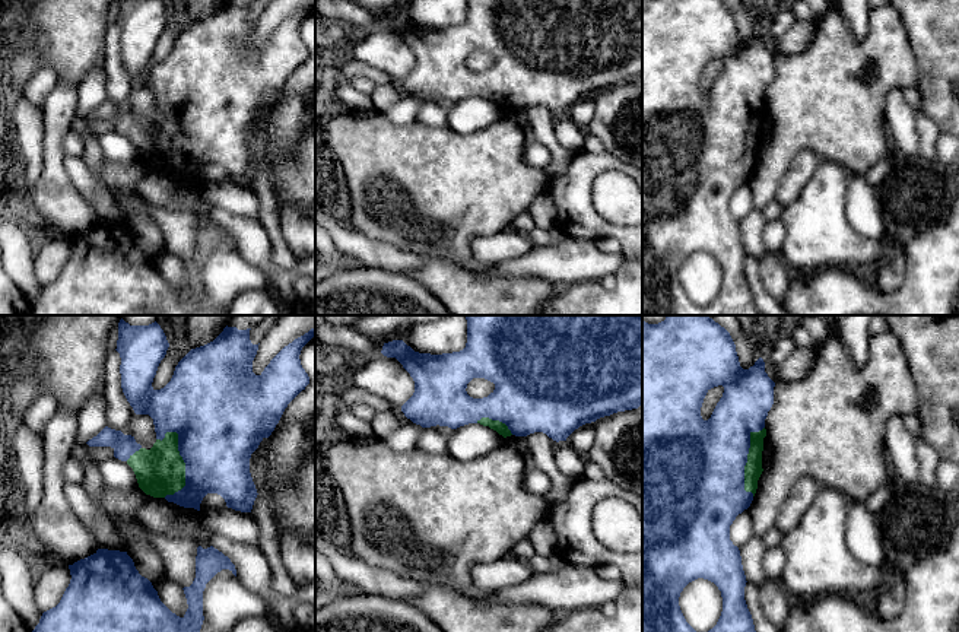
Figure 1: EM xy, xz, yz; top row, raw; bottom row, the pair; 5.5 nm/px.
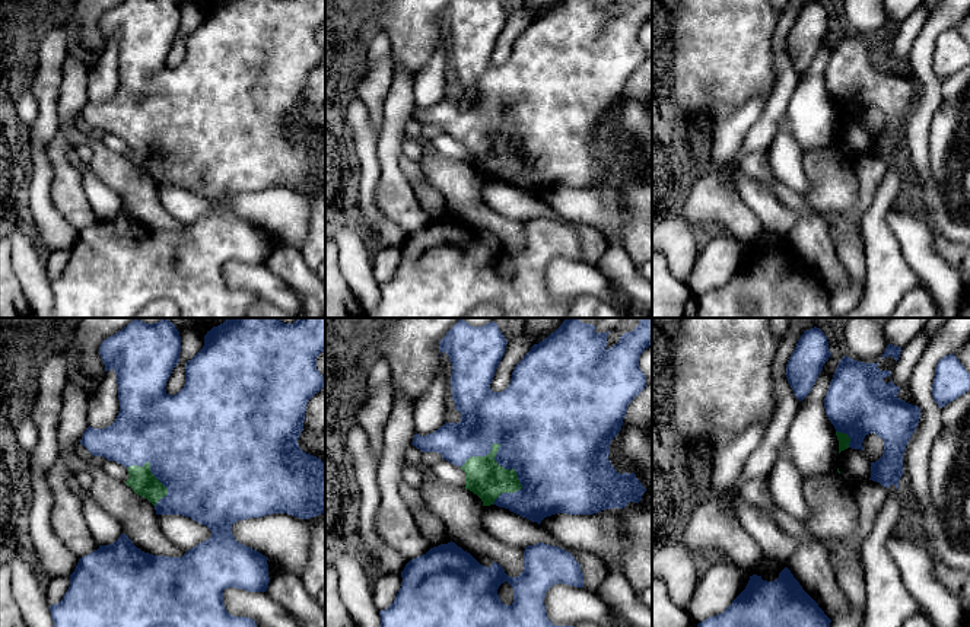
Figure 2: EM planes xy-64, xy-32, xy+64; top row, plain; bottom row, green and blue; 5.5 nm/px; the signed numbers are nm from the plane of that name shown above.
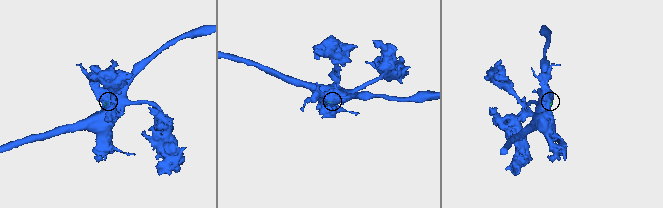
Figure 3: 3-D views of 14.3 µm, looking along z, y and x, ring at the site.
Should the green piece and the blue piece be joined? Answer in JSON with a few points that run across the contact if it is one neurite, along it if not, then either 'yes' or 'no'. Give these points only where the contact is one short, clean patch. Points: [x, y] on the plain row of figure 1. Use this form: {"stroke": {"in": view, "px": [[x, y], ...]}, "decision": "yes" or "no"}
{"decision": "yes"}

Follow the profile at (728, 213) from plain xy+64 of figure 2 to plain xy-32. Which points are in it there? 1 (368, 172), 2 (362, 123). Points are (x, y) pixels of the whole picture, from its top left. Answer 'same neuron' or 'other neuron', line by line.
1: other neuron
2: other neuron

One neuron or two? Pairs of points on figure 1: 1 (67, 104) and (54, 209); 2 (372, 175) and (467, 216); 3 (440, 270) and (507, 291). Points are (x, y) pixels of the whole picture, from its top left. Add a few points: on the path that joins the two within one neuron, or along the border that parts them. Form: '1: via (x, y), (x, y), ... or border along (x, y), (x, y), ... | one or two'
1: via (54, 130), (54, 183) | one
2: via (396, 175), (412, 187), (441, 190), (444, 193) | one
3: via (456, 286), (460, 291), (491, 291) | one

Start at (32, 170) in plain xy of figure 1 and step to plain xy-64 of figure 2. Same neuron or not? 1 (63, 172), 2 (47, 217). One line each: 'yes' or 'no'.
1: no
2: yes

